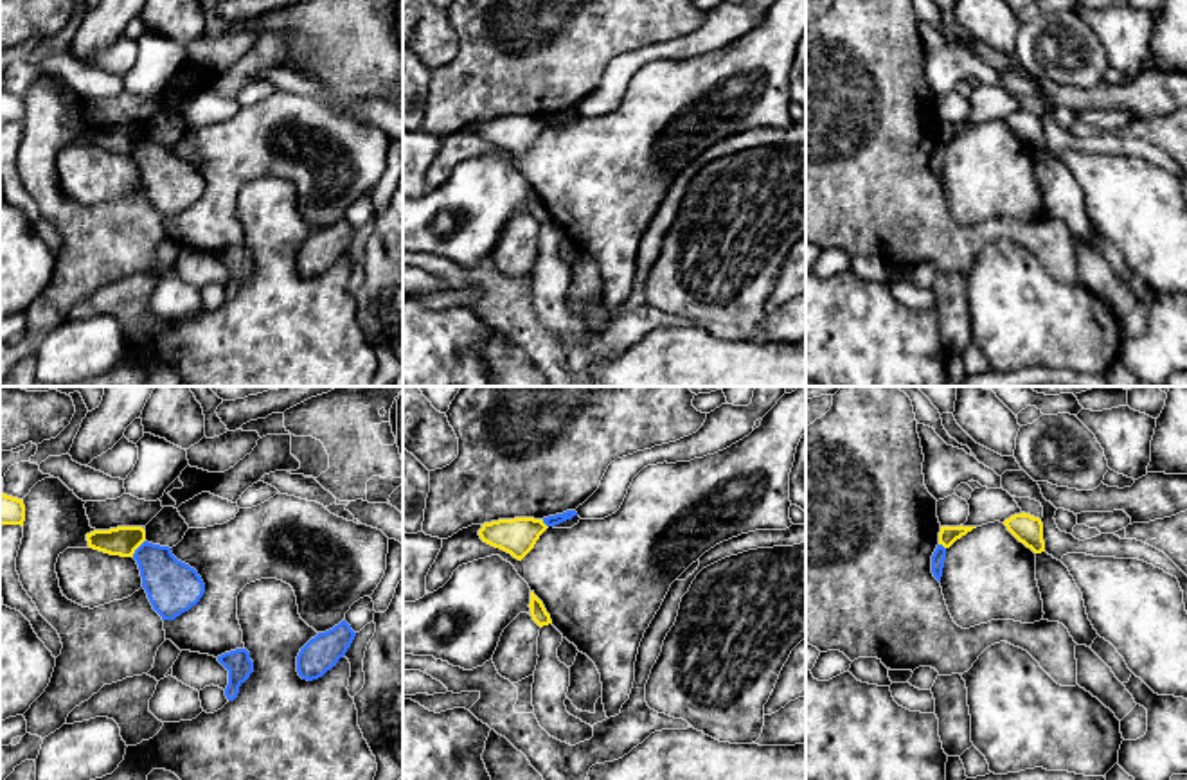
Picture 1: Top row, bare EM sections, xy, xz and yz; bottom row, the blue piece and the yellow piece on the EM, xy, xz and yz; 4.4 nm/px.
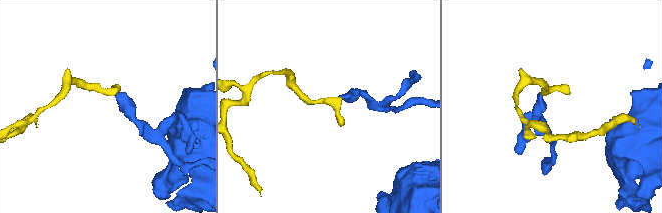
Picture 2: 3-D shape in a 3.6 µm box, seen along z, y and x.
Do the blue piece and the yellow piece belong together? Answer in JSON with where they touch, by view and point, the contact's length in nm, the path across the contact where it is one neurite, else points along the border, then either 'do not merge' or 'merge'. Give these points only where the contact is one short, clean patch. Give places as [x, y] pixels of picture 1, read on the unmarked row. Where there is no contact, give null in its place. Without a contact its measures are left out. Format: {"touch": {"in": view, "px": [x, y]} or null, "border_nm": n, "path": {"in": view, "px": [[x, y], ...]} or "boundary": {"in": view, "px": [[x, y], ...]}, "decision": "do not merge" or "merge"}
{"touch": {"in": "xy", "px": [137, 146]}, "border_nm": 100, "boundary": {"in": "xy", "px": [[144, 137], [132, 153]]}, "decision": "do not merge"}

